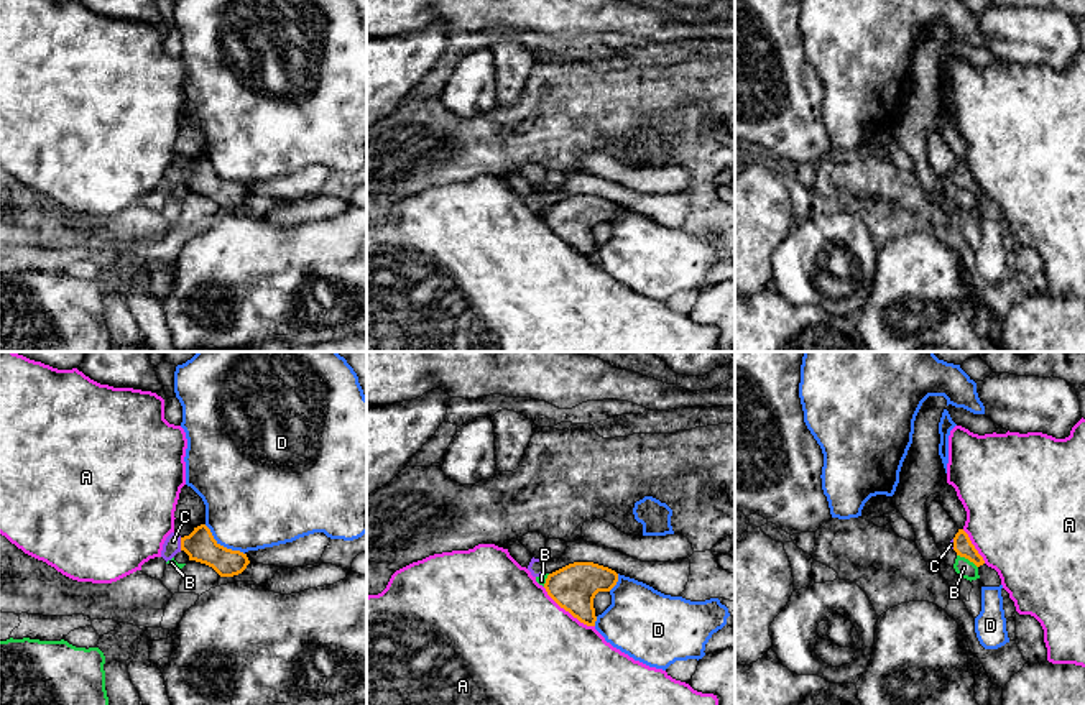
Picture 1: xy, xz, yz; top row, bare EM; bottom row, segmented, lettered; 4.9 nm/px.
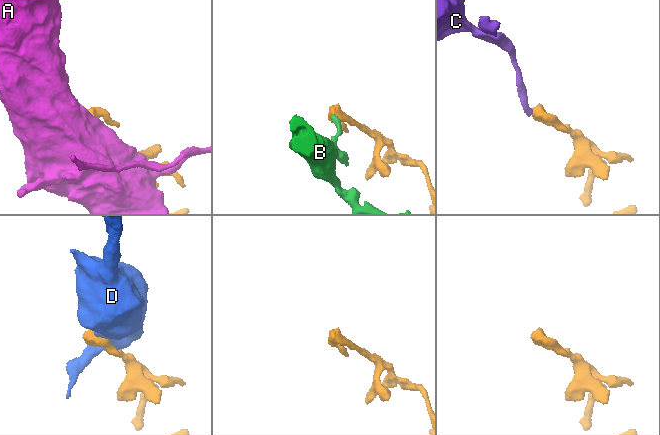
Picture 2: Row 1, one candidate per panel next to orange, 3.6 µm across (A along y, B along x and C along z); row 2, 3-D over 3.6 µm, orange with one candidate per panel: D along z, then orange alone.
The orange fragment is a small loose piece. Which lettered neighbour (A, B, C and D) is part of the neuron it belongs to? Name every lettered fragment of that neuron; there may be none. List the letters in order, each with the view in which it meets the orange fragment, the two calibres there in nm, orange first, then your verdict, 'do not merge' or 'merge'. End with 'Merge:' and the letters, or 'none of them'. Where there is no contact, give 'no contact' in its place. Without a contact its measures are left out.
A: xz | 220/480 nm | do not merge
B: yz | 90/90 nm | do not merge
C: xy | 150/90 nm | merge
D: xy | 150/440 nm | do not merge
Merge: C

